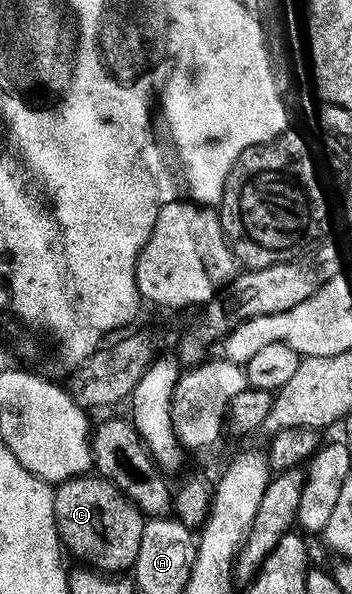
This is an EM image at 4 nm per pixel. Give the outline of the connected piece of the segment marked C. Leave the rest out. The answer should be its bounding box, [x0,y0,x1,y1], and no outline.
[53,474,145,574]

